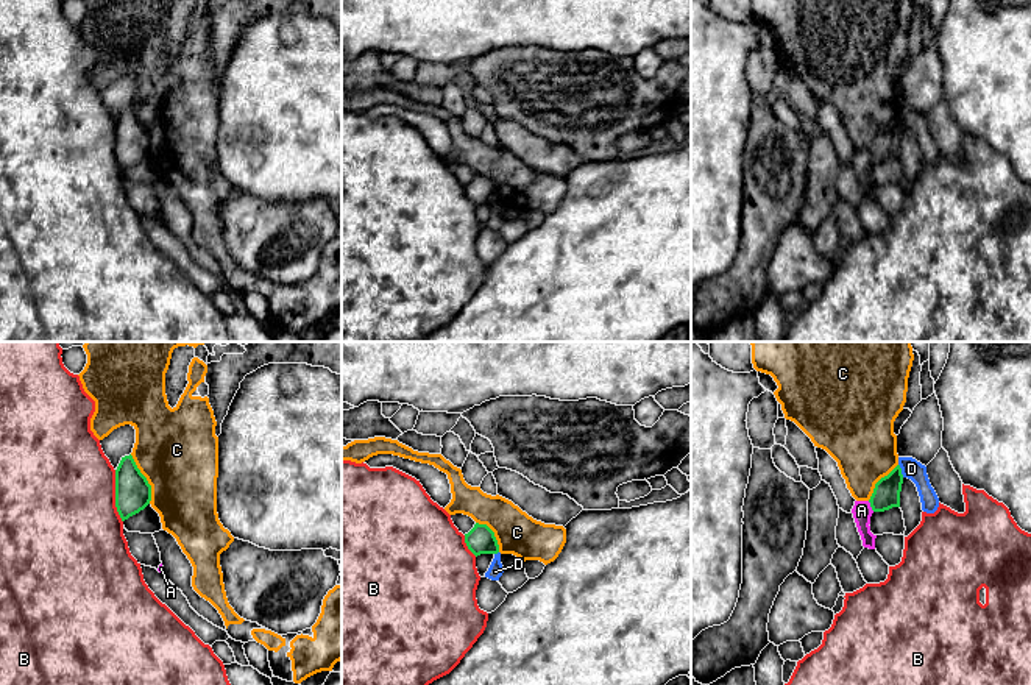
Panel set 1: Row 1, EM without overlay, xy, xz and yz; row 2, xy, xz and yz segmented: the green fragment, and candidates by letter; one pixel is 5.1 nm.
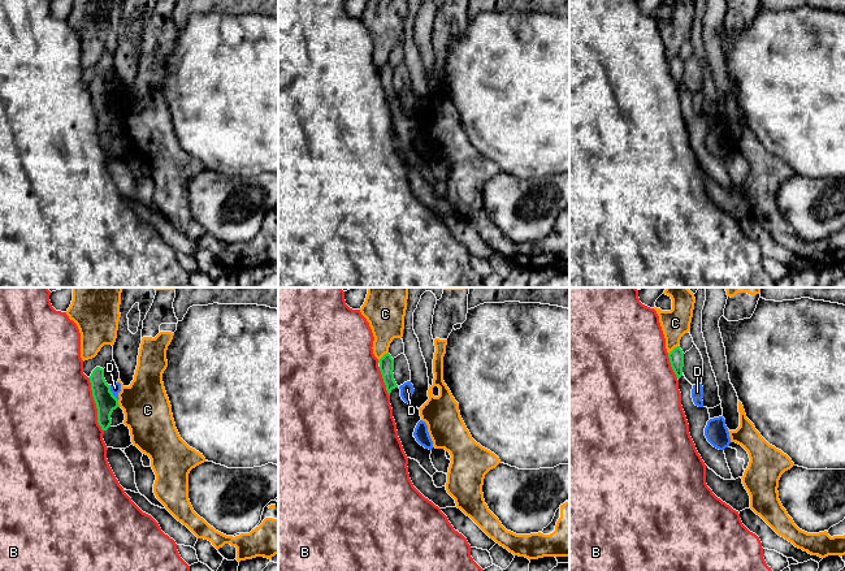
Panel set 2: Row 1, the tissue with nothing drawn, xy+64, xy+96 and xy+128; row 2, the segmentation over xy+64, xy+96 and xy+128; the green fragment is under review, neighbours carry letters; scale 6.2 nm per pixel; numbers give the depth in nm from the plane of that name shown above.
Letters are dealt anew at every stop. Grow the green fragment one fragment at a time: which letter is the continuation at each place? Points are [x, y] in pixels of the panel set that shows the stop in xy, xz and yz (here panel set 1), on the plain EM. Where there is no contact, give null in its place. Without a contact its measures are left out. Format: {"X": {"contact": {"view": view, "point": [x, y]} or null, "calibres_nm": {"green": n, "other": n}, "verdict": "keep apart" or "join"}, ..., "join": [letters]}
{"A": {"contact": {"view": "yz", "point": [871, 156]}, "calibres_nm": {"green": 140, "other": 100}, "verdict": "keep apart"}, "B": {"contact": {"view": "xy", "point": [116, 147]}, "calibres_nm": {"green": 190, "other": 500}, "verdict": "keep apart"}, "C": {"contact": {"view": "xy", "point": [145, 130]}, "calibres_nm": {"green": 190, "other": 440}, "verdict": "keep apart"}, "D": {"contact": {"view": "yz", "point": [900, 120]}, "calibres_nm": {"green": 140, "other": 100}, "verdict": "keep apart"}, "join": []}

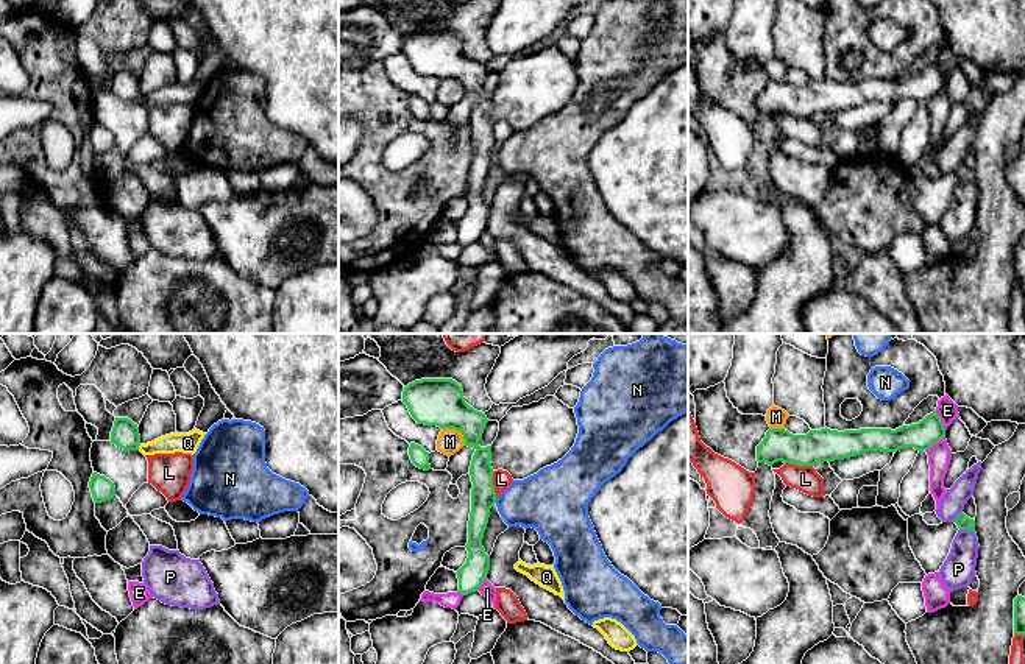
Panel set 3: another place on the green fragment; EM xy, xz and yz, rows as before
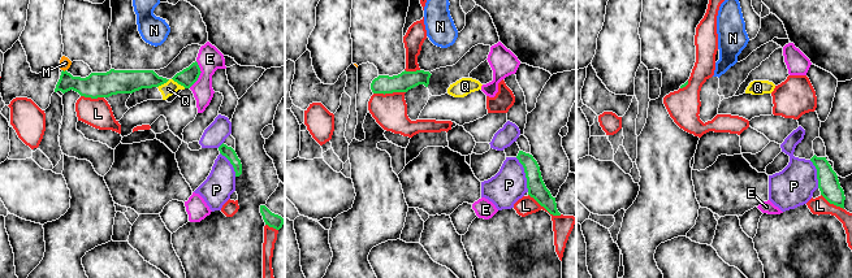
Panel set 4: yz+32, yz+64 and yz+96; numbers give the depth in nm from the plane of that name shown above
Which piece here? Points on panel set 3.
{"E": {"contact": {"view": "yz", "point": [939, 70]}, "calibres_nm": {"green": 140, "other": 110}, "verdict": "keep apart"}, "L": {"contact": {"view": "yz", "point": [799, 116]}, "calibres_nm": {"green": 170, "other": 140}, "verdict": "keep apart"}, "M": {"contact": {"view": "xz", "point": [457, 80]}, "calibres_nm": {"green": 240, "other": 130}, "verdict": "keep apart"}, "N": {"contact": {"view": "xz", "point": [495, 151]}, "calibres_nm": {"green": 130, "other": 300}, "verdict": "keep apart"}, "P": {"contact": {"view": "yz", "point": [971, 181]}, "calibres_nm": {"green": 70, "other": 170}, "verdict": "keep apart"}, "Q": {"contact": {"view": "xy", "point": [139, 95]}, "calibres_nm": {"green": 140, "other": 110}, "verdict": "keep apart"}, "join": []}

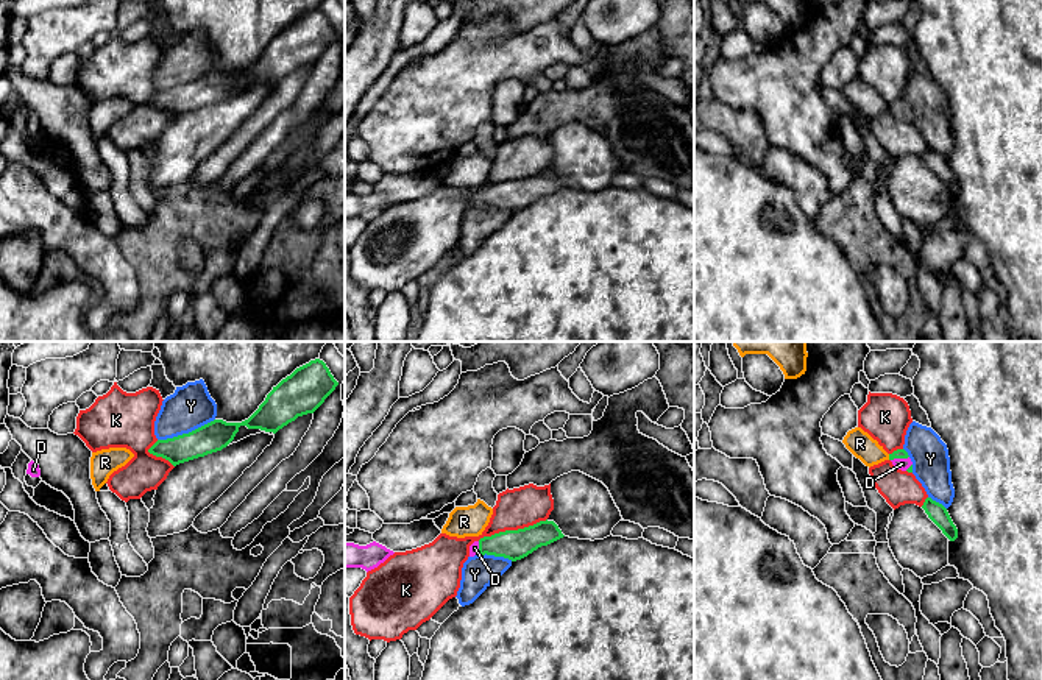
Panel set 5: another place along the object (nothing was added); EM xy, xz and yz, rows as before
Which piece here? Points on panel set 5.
{"D": {"contact": {"view": "yz", "point": [899, 108]}, "calibres_nm": {"green": 50, "other": 60}, "verdict": "join"}, "K": {"contact": {"view": "xz", "point": [512, 181]}, "calibres_nm": {"green": 160, "other": 220}, "verdict": "keep apart"}, "R": {"contact": {"view": "yz", "point": [889, 108]}, "calibres_nm": {"green": 50, "other": 140}, "verdict": "keep apart"}, "Y": {"contact": {"view": "xy", "point": [186, 84]}, "calibres_nm": {"green": 150, "other": 220}, "verdict": "keep apart"}, "join": ["D"]}

